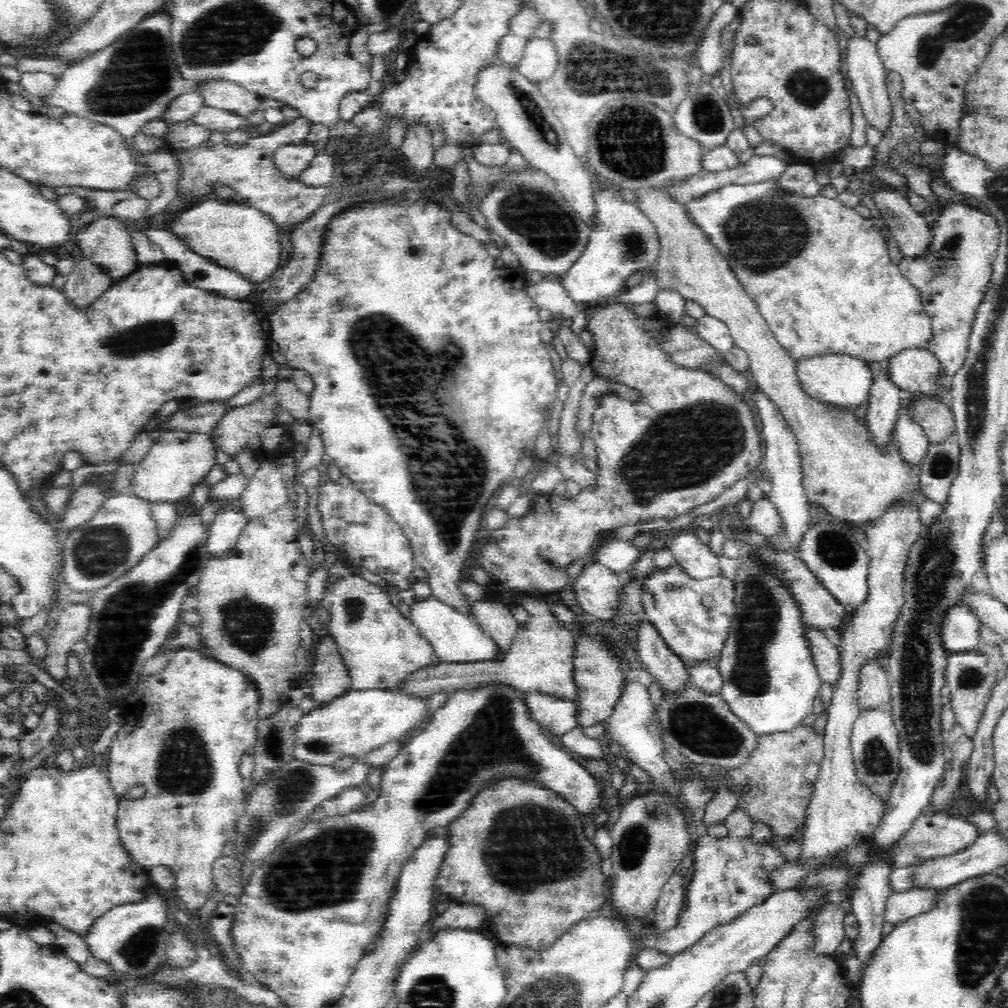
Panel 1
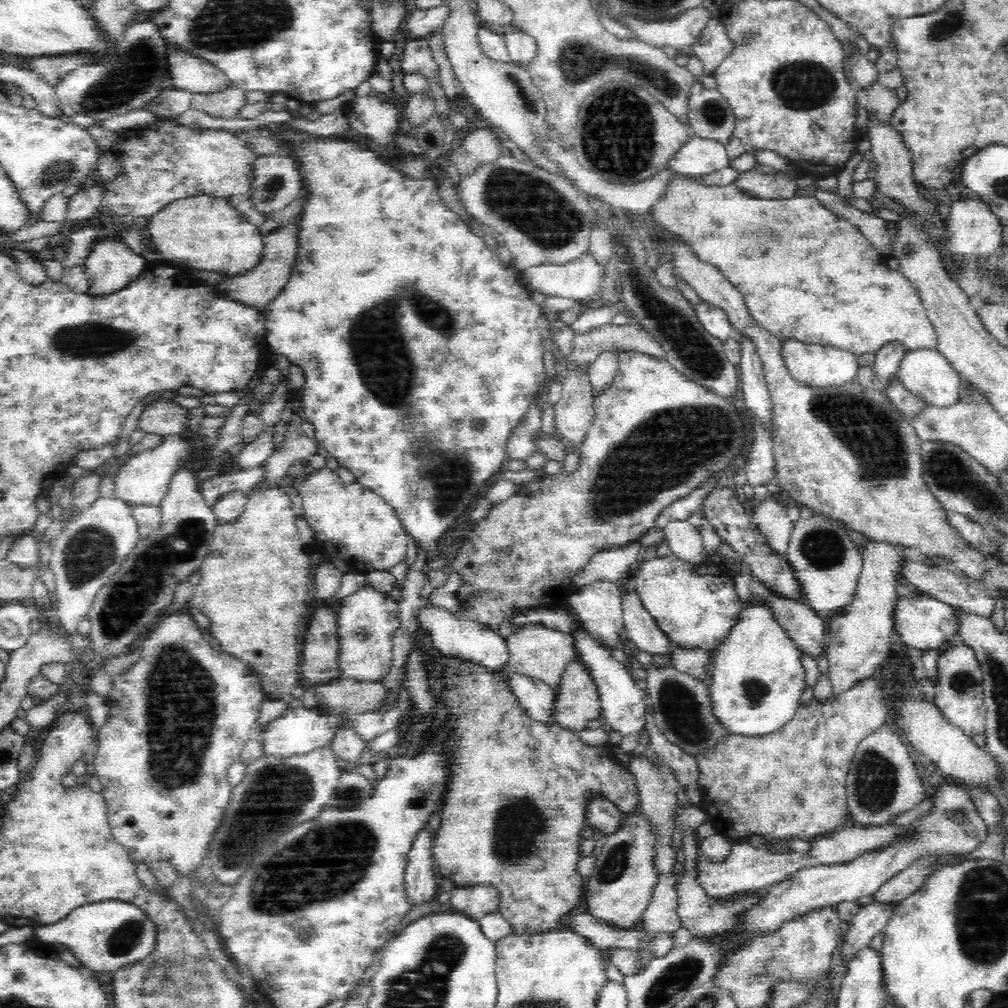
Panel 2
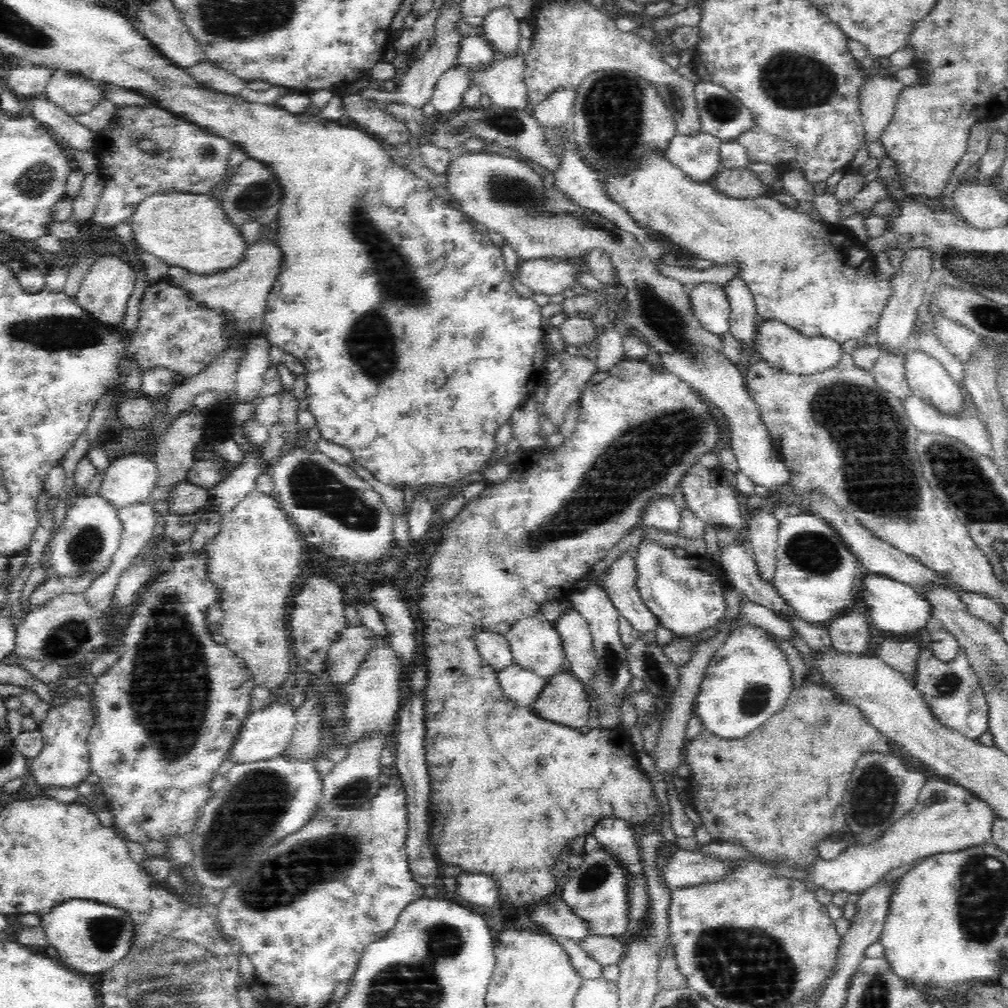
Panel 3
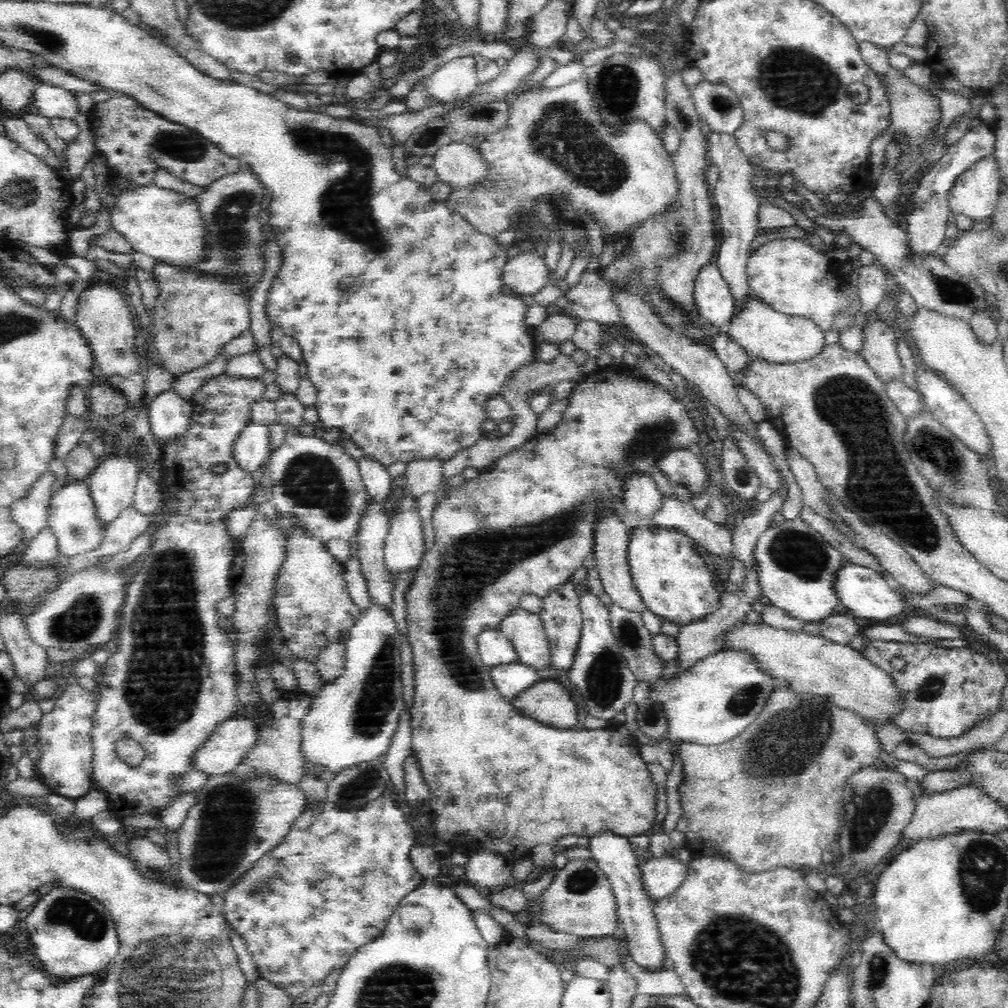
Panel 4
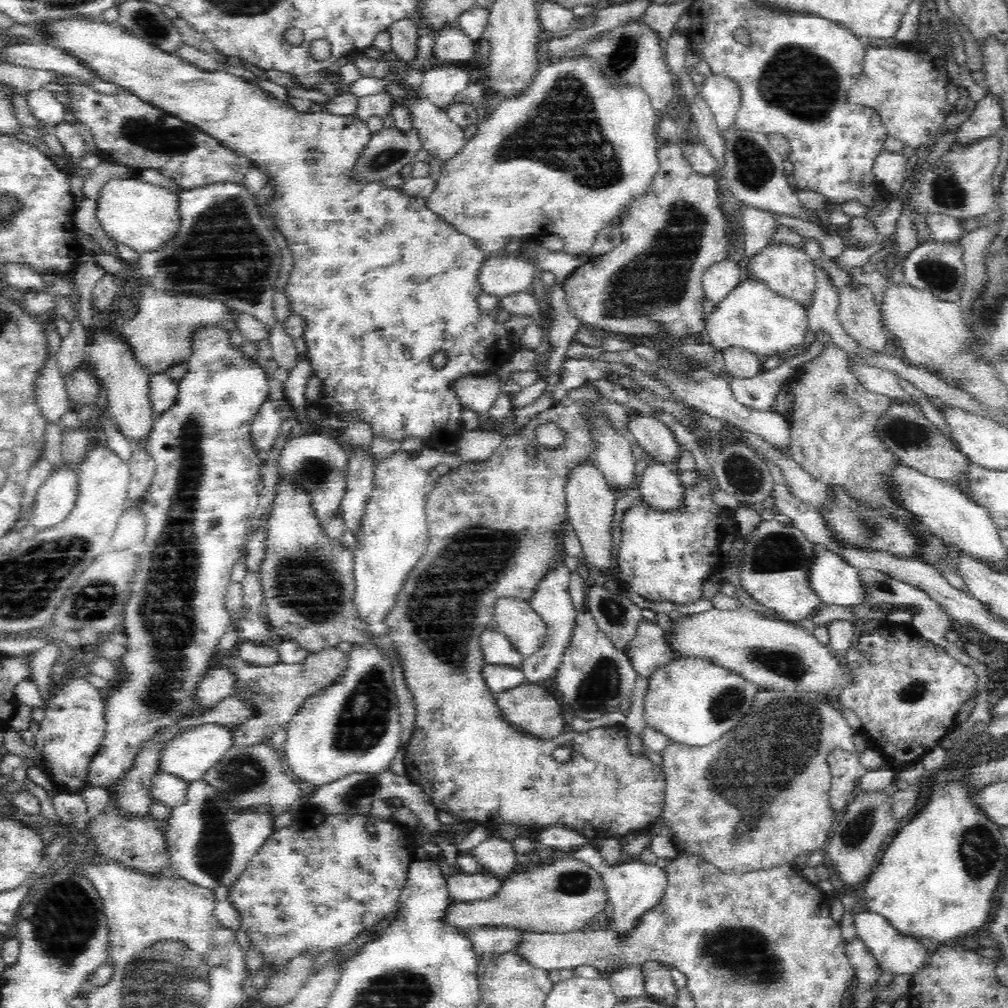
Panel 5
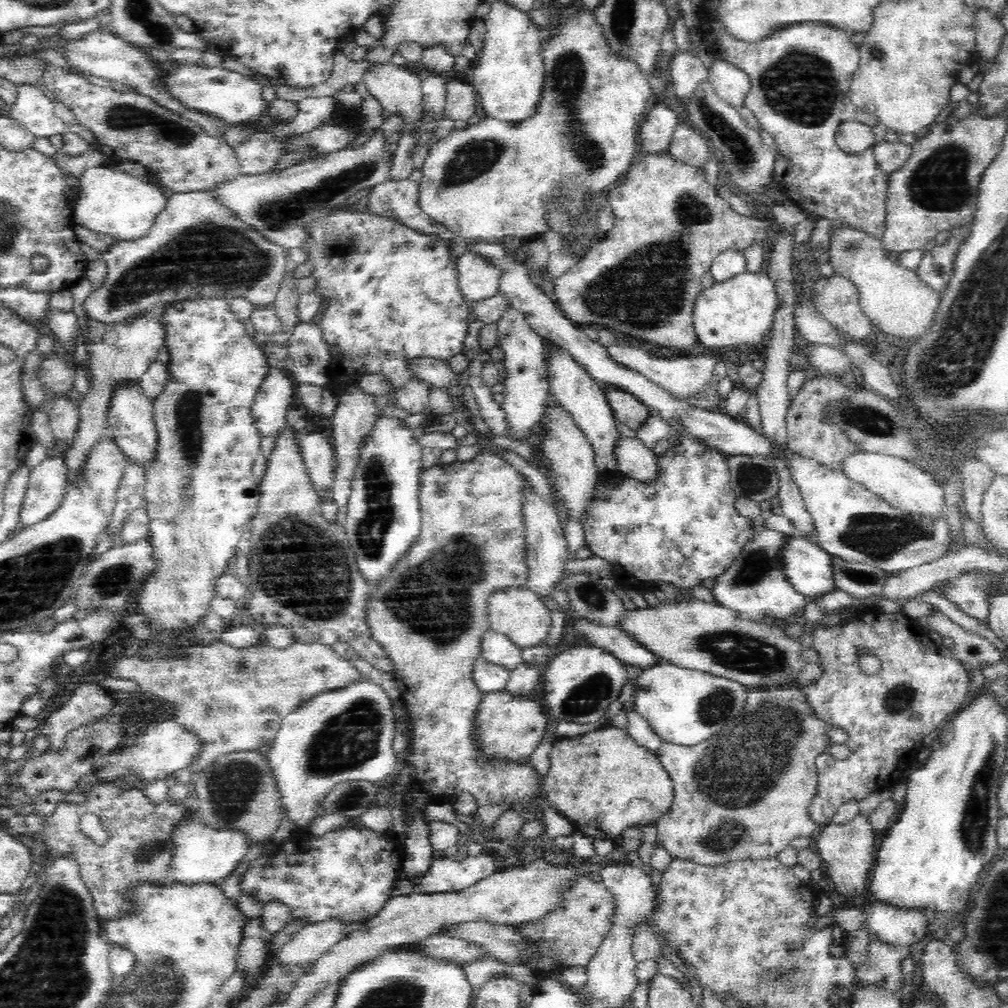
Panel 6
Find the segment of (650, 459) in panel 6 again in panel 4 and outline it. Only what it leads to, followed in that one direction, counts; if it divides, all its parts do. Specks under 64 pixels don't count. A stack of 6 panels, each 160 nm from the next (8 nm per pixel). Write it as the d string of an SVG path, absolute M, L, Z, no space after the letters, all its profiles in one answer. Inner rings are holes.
M665 496L665 503L649 524L680 530L712 555L728 561L732 557L732 564L738 560L734 553L732 532L727 526L708 520L703 512L698 513L692 504L680 502L676 496Z

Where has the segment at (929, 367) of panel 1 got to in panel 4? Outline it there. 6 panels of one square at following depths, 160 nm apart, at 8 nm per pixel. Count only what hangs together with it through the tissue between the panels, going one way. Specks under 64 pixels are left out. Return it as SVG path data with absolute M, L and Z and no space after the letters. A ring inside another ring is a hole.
M916 368L914 376L917 391L923 396L924 407L930 411L938 422L941 422L952 434L958 437L970 450L975 450L989 460L992 457L992 443L985 424L979 414L969 402L964 400L958 392L942 375L931 368Z

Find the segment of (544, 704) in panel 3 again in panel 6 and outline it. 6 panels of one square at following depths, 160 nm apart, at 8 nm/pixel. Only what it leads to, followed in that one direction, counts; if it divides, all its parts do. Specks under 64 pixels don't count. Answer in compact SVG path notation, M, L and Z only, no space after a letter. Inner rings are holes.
M504 690L483 694L479 704L479 711L475 718L475 733L481 750L492 758L509 758L510 760L526 760L542 742L546 728L548 728L548 714L544 713L544 704L532 699L530 695L518 697Z

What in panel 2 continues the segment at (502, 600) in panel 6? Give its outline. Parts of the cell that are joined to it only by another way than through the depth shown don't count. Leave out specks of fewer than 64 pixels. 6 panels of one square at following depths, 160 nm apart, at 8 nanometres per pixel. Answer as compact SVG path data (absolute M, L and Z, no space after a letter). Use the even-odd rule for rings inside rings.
M540 624L523 626L515 630L506 639L508 645L508 664L504 666L504 671L499 673L502 673L504 676L509 674L510 676L526 676L534 680L540 680L555 691L560 688L566 665L578 657L573 633L561 632L557 629L553 630L548 628L548 626Z

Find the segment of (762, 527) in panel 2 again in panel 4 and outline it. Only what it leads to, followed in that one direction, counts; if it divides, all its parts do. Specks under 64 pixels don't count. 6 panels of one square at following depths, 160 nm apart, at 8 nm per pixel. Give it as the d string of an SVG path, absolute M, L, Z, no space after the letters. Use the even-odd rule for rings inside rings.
M756 557L753 558L753 564L750 565L750 568L747 569L747 574L744 578L744 582L742 582L741 586L738 586L738 591L727 593L721 595L720 608L714 612L714 614L710 614L706 620L698 621L694 624L688 624L688 626L681 626L679 629L679 633L676 635L677 637L677 645L679 646L679 655L676 662L676 673L680 676L680 673L686 674L700 659L703 659L705 656L720 652L724 646L725 638L727 634L736 628L740 628L740 626L746 626L747 617L749 612L753 610L753 605L756 602L764 601L762 593L762 585L760 585L760 565L758 565L758 561L756 561Z

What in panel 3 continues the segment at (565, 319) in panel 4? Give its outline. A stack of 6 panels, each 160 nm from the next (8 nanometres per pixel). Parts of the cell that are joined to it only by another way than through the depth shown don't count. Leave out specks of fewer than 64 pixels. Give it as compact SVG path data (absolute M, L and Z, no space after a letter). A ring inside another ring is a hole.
M586 315L569 316L564 324L559 326L566 346L586 348L599 337L601 329Z

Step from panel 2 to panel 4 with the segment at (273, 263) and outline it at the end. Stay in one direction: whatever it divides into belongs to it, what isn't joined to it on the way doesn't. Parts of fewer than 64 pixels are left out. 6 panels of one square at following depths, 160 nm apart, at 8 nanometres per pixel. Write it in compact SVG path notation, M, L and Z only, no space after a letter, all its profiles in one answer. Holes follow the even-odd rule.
M158 263L153 270L158 280L160 294L153 310L155 321L155 338L153 340L158 358L163 368L174 377L188 374L205 364L208 364L222 354L223 347L234 340L239 334L250 329L250 291L254 286L247 286L241 276L227 274L202 274L192 268L174 266L168 263Z

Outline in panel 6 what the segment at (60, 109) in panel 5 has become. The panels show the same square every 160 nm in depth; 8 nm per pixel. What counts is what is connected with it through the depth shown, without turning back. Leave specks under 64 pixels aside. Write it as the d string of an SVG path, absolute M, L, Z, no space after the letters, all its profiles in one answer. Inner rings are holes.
M24 84L18 85L18 100L9 116L16 119L35 137L49 138L53 135L74 132L94 146L96 137L82 125L67 126L55 114L55 100L43 92L41 86Z

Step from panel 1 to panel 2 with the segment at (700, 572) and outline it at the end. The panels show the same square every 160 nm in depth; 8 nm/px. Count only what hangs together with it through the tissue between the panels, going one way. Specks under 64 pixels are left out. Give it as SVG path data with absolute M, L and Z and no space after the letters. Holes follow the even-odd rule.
M673 521L663 528L663 532L672 556L697 567L709 561L709 552L705 550L700 531L688 521Z

